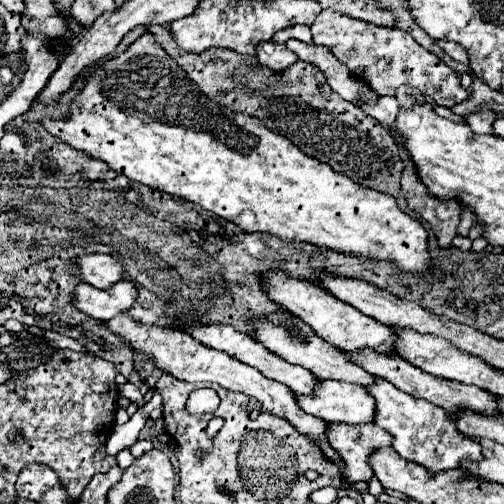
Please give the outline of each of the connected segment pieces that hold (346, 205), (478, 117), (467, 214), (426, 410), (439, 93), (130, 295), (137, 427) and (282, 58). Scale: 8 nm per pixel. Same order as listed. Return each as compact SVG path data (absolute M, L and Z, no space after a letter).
M148 32L122 54L92 66L86 86L72 98L70 116L66 120L44 118L42 126L74 150L106 162L114 172L148 188L196 202L208 212L234 222L244 232L268 232L284 240L310 242L344 254L392 260L402 270L416 274L428 270L428 232L418 220L404 214L392 196L354 184L328 164L306 156L288 138L268 130L260 118L236 114L204 96Z
M481 111L464 117L472 131L476 134L492 134L493 123L496 120L494 111Z
M466 208L466 210L462 210L462 216L460 216L460 226L458 226L458 234L468 236L470 228L472 228L472 222L474 222L474 214L472 214L468 208Z
M376 378L370 386L366 386L366 392L376 400L376 410L374 410L374 422L382 426L386 432L392 434L392 448L410 462L416 462L424 466L430 474L442 472L442 470L452 470L458 468L458 464L468 458L468 460L478 460L480 458L480 444L462 436L454 428L454 416L448 416L444 408L430 404L426 400L414 398L406 392L400 392L394 384L388 380Z
M330 8L322 10L316 16L310 30L316 44L328 46L332 54L340 62L344 62L354 76L362 78L380 96L394 96L394 90L398 86L408 84L418 88L424 96L432 98L438 106L444 108L452 108L454 104L460 104L462 100L468 98L468 92L460 86L458 74L450 66L446 66L440 58L436 58L436 54L424 50L404 30L376 26Z
M120 280L106 290L92 288L90 284L76 284L72 304L76 310L84 312L96 320L110 320L112 316L126 312L138 296L136 286L130 280Z
M154 392L151 400L142 408L139 408L126 424L112 428L112 434L110 434L108 444L106 444L106 452L112 454L112 456L116 456L120 450L130 448L132 444L136 444L136 442L138 442L138 434L140 434L140 430L144 428L150 412L161 407L162 397L159 393Z
M270 40L260 44L260 48L256 50L256 58L260 64L270 68L272 72L282 72L284 68L292 66L298 60L298 56L294 52L290 52L286 48L286 44L276 44Z

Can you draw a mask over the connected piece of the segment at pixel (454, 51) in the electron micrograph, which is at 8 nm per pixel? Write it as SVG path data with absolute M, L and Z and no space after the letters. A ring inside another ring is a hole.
M438 40L436 44L438 44L450 58L460 60L460 62L464 62L466 66L470 66L470 62L468 62L468 52L464 52L462 46L458 46L458 44L454 44L454 42L446 42L446 40Z

